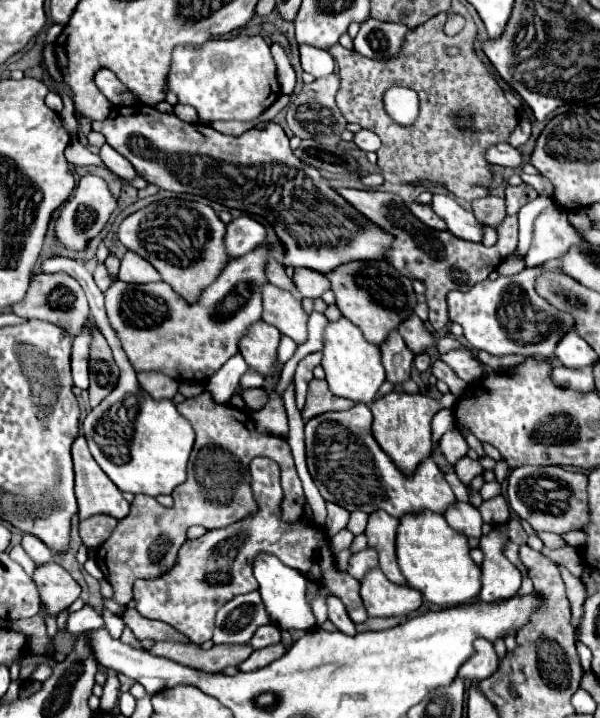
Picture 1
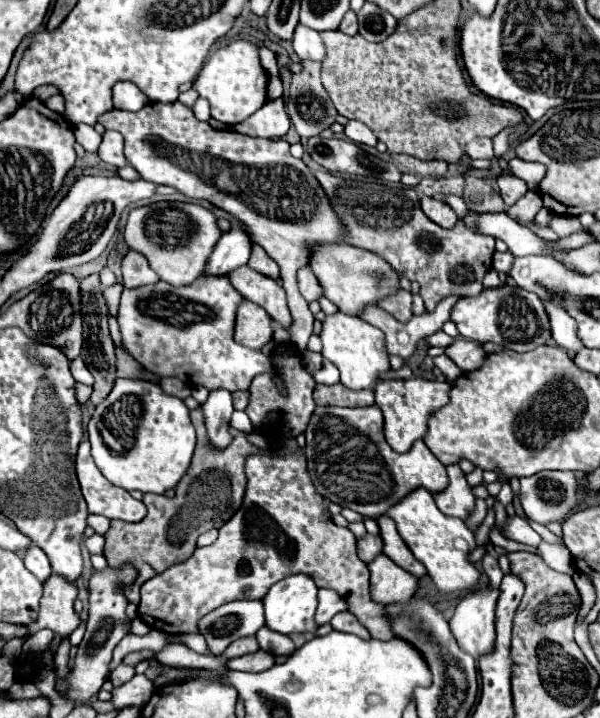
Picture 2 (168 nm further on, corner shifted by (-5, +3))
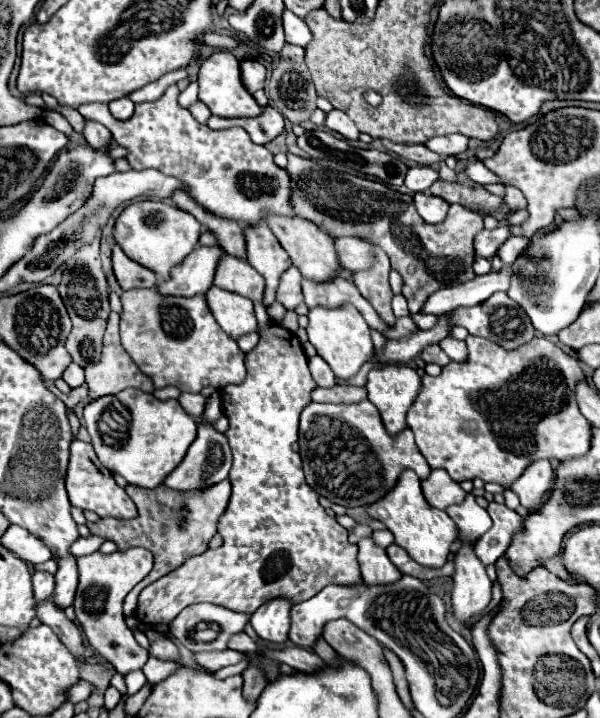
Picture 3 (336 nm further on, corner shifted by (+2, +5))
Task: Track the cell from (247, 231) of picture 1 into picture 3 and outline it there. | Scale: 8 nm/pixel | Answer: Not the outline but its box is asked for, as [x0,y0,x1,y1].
[160,244,226,296]

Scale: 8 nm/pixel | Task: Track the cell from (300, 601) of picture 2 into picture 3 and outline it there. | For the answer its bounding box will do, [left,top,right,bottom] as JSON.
[250,598,292,644]

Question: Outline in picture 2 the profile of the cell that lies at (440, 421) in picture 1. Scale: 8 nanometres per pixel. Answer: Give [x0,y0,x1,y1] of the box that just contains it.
[433,464,475,520]

